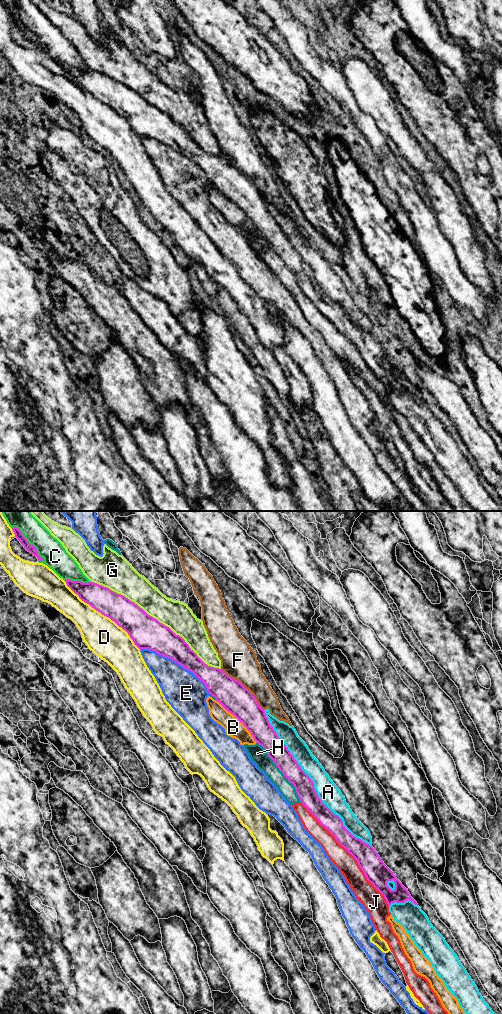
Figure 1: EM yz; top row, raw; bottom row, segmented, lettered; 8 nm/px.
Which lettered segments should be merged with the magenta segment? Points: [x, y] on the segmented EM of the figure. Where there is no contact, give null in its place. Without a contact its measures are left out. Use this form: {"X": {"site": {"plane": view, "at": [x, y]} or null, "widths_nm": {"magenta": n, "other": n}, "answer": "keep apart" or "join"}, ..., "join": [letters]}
{"A": {"site": {"plane": "yz", "at": [312, 782]}, "widths_nm": {"magenta": 150, "other": 170}, "answer": "keep apart"}, "B": {"site": {"plane": "yz", "at": [239, 720]}, "widths_nm": {"magenta": 240, "other": 150}, "answer": "keep apart"}, "C": {"site": {"plane": "yz", "at": [28, 542]}, "widths_nm": {"magenta": 70, "other": 220}, "answer": "keep apart"}, "D": {"site": {"plane": "yz", "at": [103, 614]}, "widths_nm": {"magenta": 220, "other": 300}, "answer": "keep apart"}, "E": {"site": {"plane": "yz", "at": [177, 662]}, "widths_nm": {"magenta": 220, "other": 320}, "answer": "keep apart"}, "F": {"site": {"plane": "yz", "at": [243, 686]}, "widths_nm": {"magenta": 240, "other": 280}, "answer": "keep apart"}, "G": {"site": {"plane": "yz", "at": [156, 619]}, "widths_nm": {"magenta": 260, "other": 240}, "answer": "keep apart"}, "H": {"site": {"plane": "yz", "at": [281, 771]}, "widths_nm": {"magenta": 160, "other": 140}, "answer": "keep apart"}, "J": {"site": {"plane": "yz", "at": [350, 853]}, "widths_nm": {"magenta": 180, "other": 160}, "answer": "keep apart"}, "join": []}

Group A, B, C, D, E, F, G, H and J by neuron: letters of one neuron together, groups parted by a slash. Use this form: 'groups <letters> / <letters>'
groups A / B / C / D / E / F / G / H J

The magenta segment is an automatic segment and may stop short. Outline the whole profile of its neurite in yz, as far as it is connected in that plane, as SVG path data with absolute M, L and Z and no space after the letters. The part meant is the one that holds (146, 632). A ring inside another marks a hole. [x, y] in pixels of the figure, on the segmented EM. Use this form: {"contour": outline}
{"contour": "M66 579L65 582L82 601L125 630L140 650L149 649L172 659L205 684L208 693L242 722L254 740L265 749L283 775L294 785L307 810L357 860L367 880L384 896L388 906L407 900L418 905L375 849L353 836L343 826L342 819L318 797L313 781L278 737L265 711L248 689L221 669L205 664L181 636L125 596L91 581L82 583Z"}

